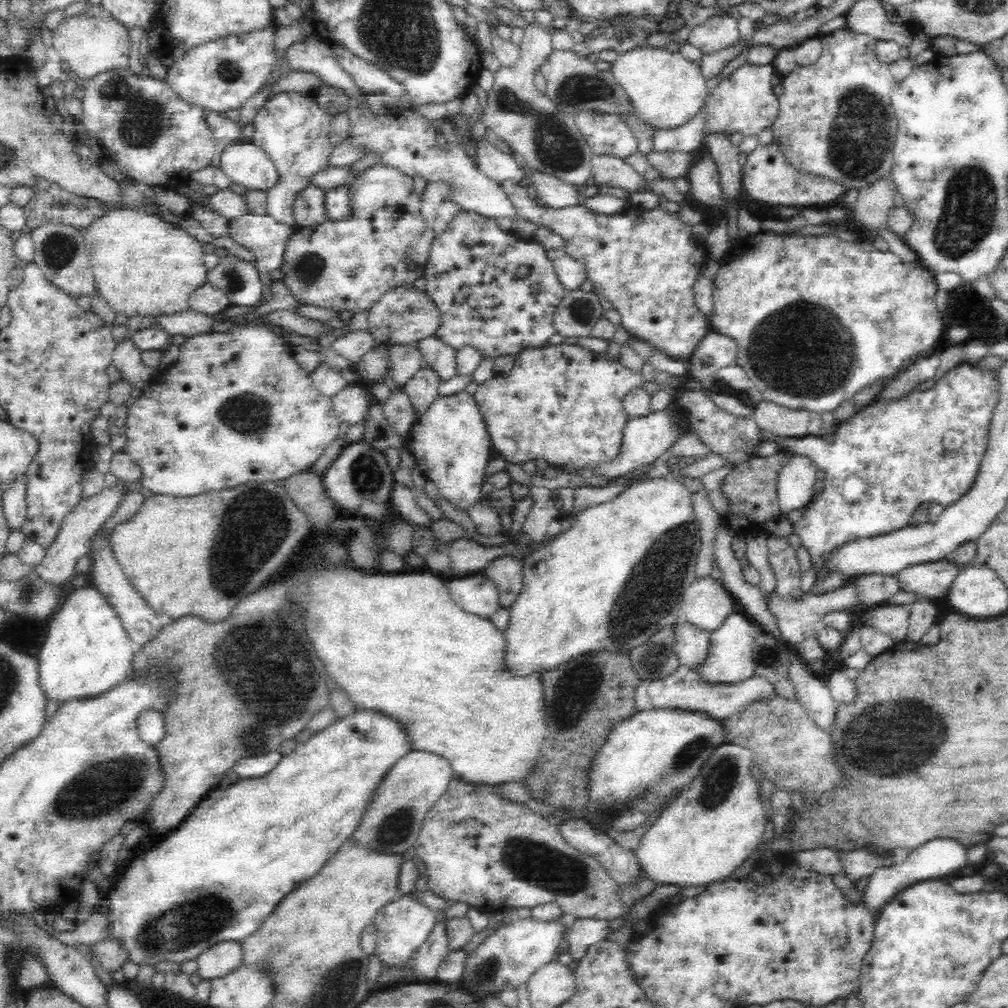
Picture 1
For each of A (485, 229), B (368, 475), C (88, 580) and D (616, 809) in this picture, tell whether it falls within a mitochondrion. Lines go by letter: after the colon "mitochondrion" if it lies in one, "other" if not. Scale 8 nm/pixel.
A: other
B: mitochondrion
C: other
D: mitochondrion

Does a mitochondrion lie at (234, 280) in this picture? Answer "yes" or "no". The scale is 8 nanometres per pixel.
yes

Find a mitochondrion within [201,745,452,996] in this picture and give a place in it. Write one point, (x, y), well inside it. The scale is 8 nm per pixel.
(398, 827)

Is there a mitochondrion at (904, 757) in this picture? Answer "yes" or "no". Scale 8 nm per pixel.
yes

